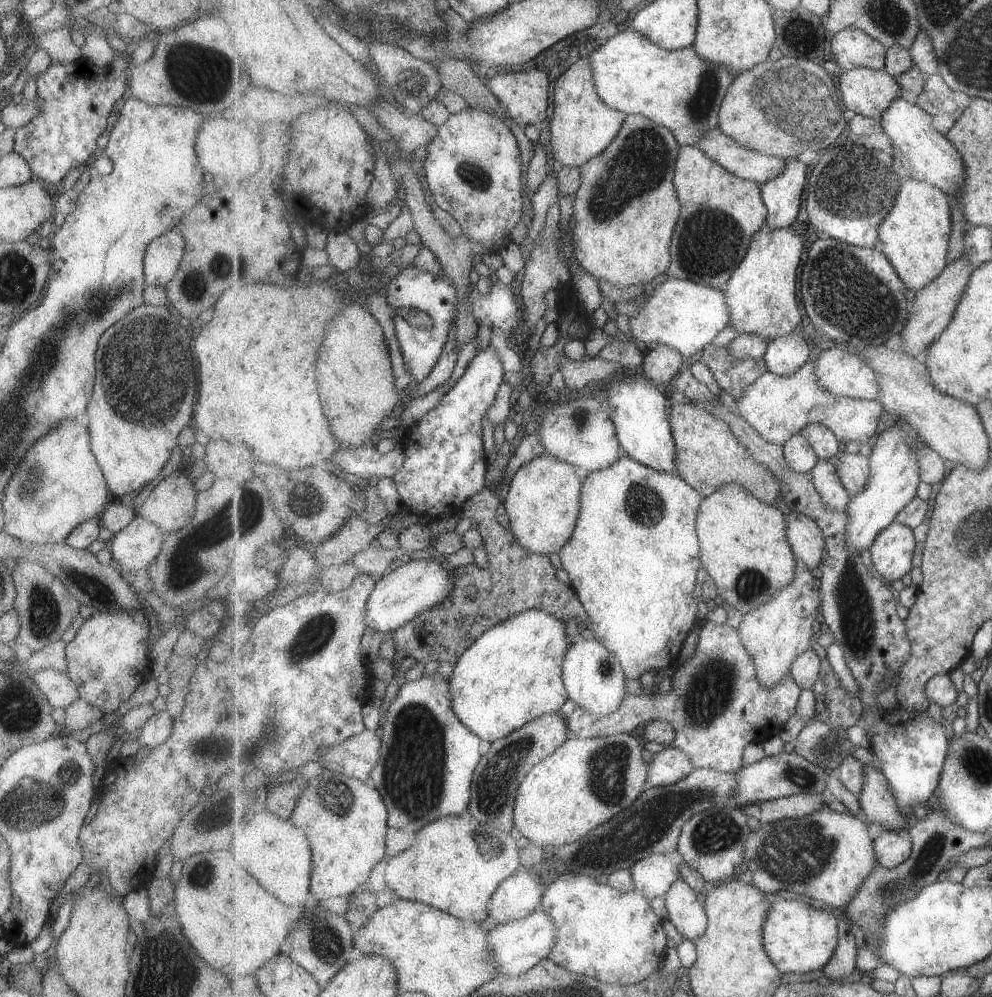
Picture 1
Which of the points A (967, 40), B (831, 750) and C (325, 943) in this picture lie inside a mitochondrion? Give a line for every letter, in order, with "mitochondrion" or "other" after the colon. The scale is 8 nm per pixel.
A: mitochondrion
B: mitochondrion
C: mitochondrion

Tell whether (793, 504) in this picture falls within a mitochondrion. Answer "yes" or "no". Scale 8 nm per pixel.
no

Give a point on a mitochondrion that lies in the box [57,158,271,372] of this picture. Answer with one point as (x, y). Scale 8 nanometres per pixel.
(220, 264)

